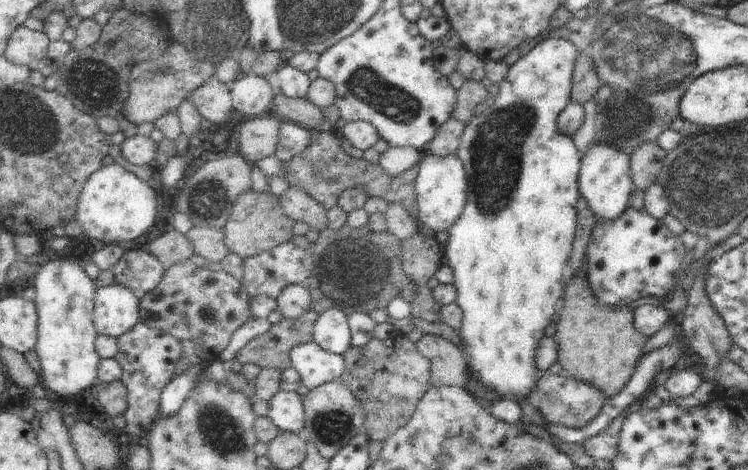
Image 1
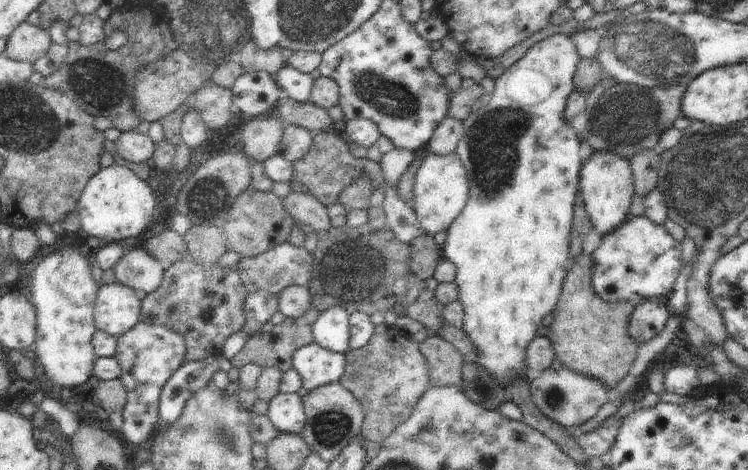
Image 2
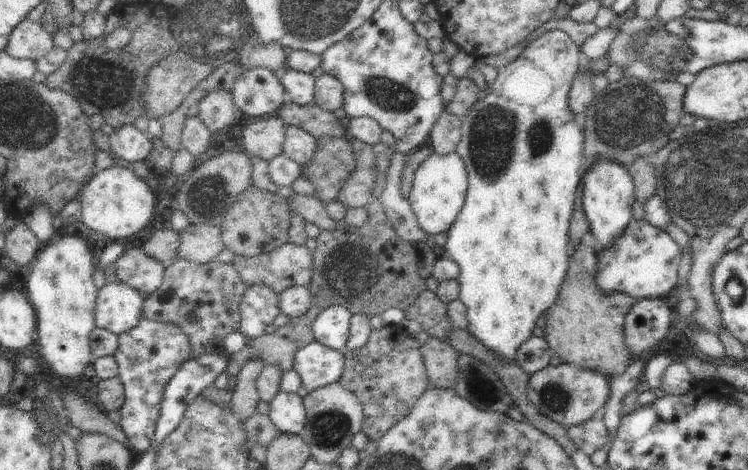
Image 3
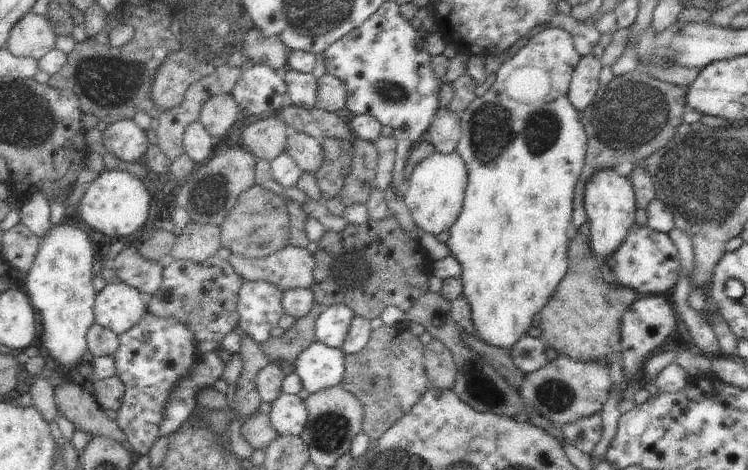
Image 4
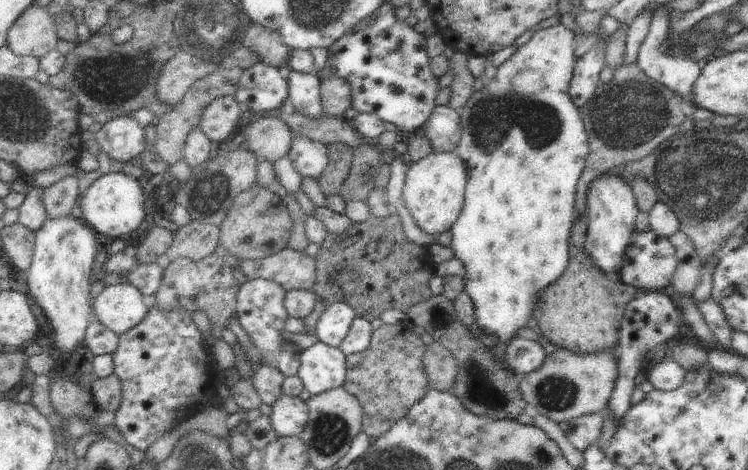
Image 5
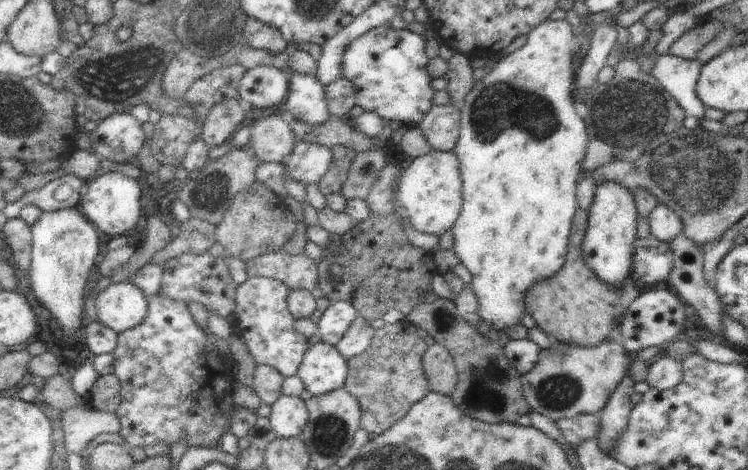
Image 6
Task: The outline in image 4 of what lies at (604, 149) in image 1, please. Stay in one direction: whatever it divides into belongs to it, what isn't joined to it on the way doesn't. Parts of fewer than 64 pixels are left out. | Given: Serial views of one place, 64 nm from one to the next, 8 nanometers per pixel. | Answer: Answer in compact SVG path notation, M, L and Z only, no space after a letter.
M606 167L595 172L585 186L584 206L589 221L591 249L603 262L625 241L630 227L635 223L635 190L631 177L621 176L613 169Z

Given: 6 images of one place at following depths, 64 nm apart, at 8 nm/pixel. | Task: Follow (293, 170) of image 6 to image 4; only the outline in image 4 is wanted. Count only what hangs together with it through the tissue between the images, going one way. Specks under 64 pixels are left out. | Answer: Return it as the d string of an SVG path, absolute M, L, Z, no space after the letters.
M291 130L286 139L285 151L299 164L304 173L315 174L323 161L320 141L306 133Z

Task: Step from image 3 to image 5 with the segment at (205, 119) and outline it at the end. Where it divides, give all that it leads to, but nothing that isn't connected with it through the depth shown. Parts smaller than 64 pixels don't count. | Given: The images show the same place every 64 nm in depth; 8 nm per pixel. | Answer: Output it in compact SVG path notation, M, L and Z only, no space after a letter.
M223 96L213 100L204 109L199 128L217 146L236 132L241 114L240 106L234 96Z

